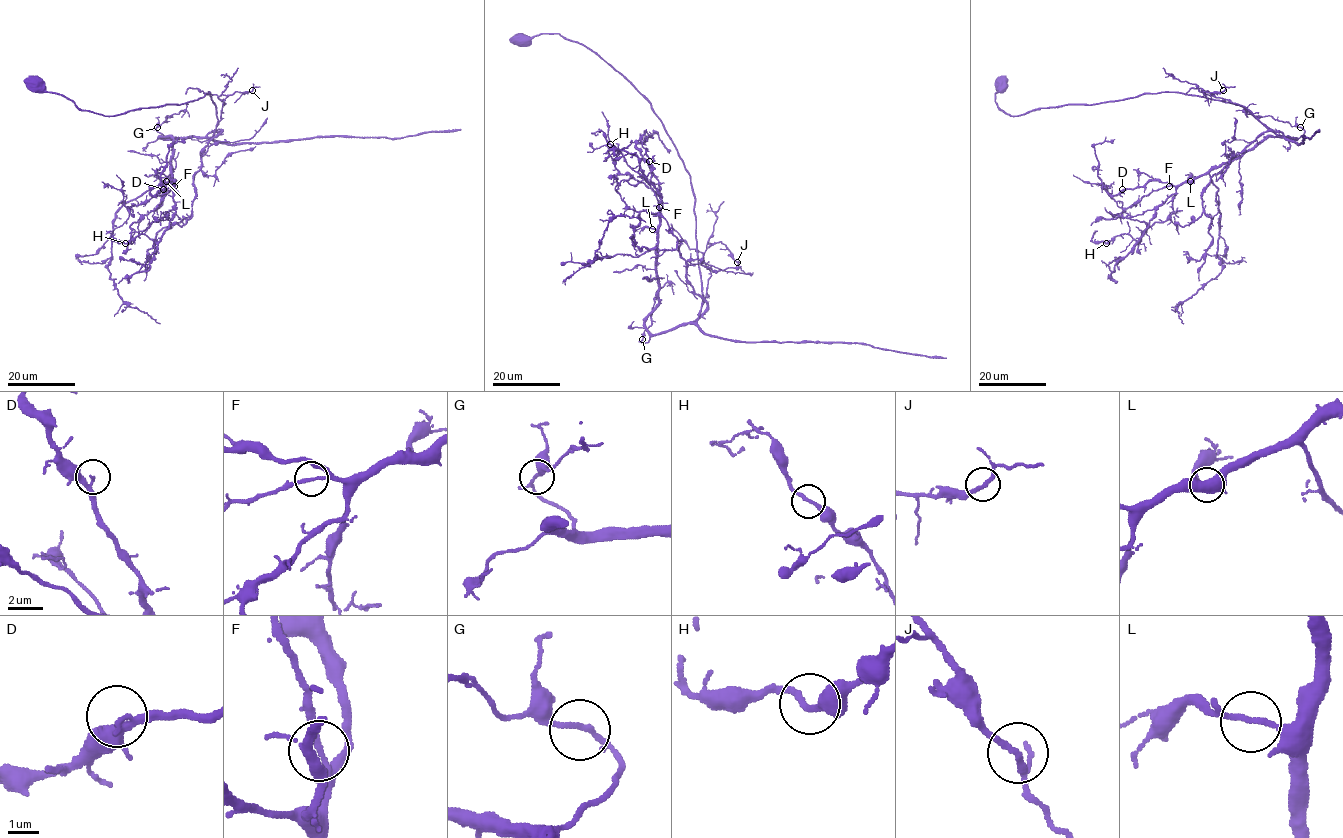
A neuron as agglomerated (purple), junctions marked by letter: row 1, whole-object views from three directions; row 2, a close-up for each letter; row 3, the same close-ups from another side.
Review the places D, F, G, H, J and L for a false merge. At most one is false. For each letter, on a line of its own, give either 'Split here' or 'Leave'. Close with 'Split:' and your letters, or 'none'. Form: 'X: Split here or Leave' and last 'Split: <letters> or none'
D: Leave
F: Leave
G: Leave
H: Leave
J: Leave
L: Leave
Split: none

